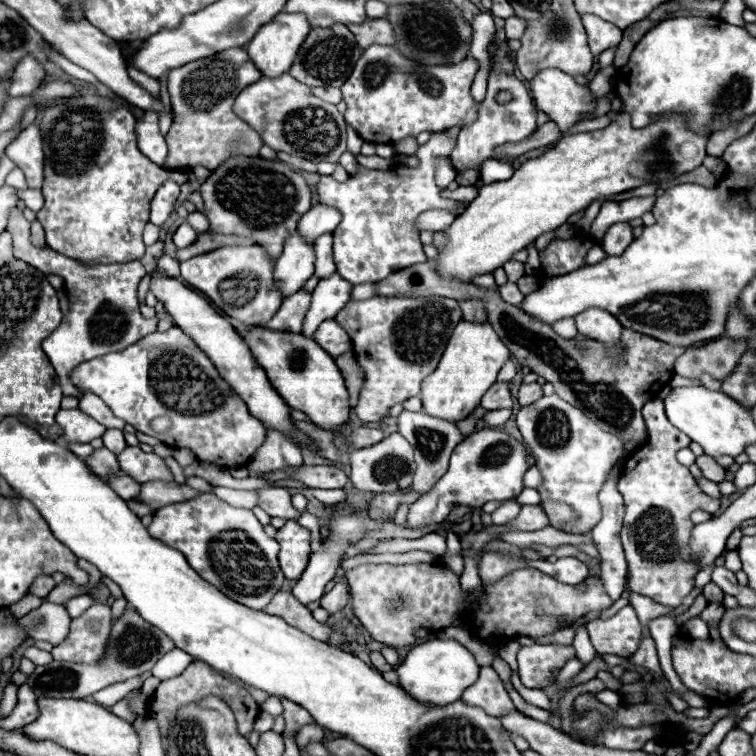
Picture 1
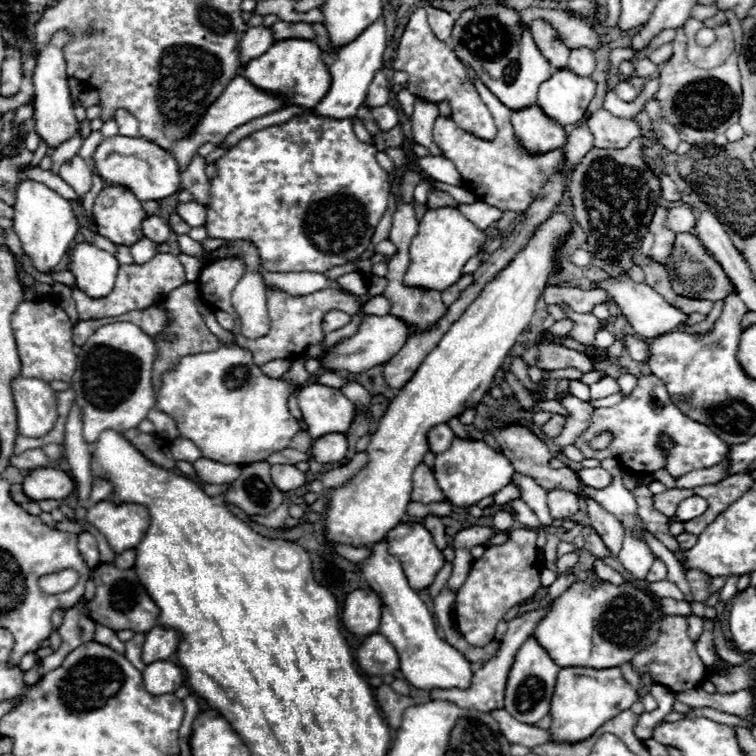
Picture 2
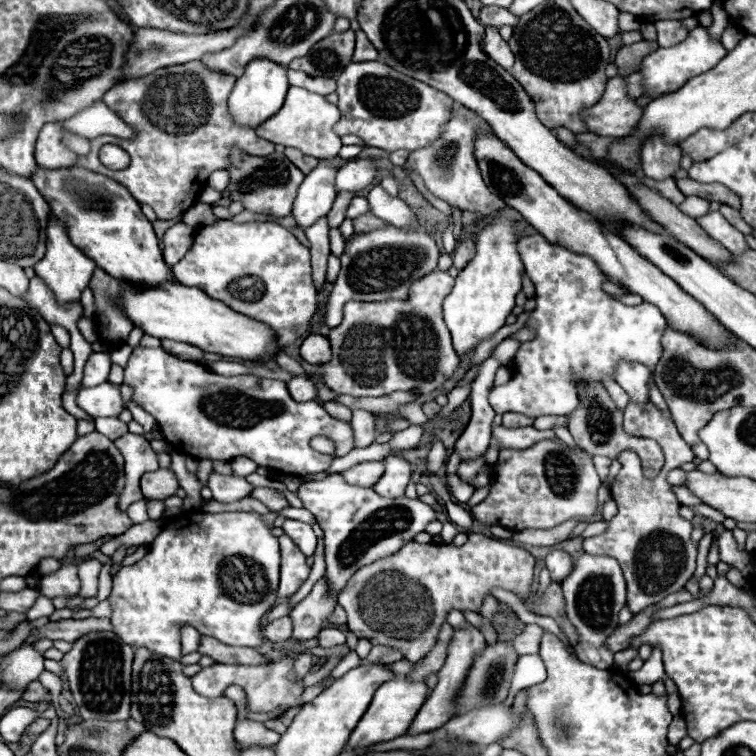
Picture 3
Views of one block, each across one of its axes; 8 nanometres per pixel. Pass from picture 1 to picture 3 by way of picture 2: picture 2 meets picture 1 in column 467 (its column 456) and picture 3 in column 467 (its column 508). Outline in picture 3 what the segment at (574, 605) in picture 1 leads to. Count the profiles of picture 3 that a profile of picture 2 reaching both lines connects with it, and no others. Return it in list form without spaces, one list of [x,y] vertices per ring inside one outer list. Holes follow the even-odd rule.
[[[470,532],[464,546],[450,546],[450,544],[418,544],[408,542],[402,546],[400,552],[394,556],[382,558],[374,564],[360,568],[344,592],[338,596],[338,604],[348,614],[348,628],[358,638],[368,638],[372,644],[382,644],[390,648],[398,648],[410,662],[418,662],[434,644],[438,630],[448,614],[448,610],[478,610],[484,596],[490,594],[492,588],[504,588],[514,592],[518,598],[528,600],[532,596],[532,572],[534,572],[534,558],[514,544],[504,540],[486,538],[484,534]]]

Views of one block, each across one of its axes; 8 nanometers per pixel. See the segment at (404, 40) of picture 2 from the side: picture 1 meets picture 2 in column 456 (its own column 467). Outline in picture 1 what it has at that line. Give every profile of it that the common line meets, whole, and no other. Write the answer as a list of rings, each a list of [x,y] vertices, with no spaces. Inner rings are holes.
[[[370,46],[342,86],[346,124],[352,126],[360,138],[374,144],[396,144],[406,138],[416,138],[422,132],[444,132],[454,126],[468,126],[468,122],[476,120],[476,110],[480,108],[470,94],[476,72],[478,62],[470,56],[452,66],[420,66],[408,62],[408,58],[392,46]]]

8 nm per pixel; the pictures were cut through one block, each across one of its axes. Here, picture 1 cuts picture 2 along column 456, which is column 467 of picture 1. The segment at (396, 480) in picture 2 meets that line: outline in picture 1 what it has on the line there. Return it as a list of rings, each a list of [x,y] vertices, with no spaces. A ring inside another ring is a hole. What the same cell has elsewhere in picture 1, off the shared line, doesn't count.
[[[462,318],[452,332],[452,338],[448,340],[438,368],[422,382],[420,398],[424,412],[448,422],[460,422],[468,418],[480,404],[480,398],[496,382],[496,376],[508,358],[508,348],[504,346],[504,342],[500,342],[500,336],[492,330],[492,324],[488,320],[468,322]]]

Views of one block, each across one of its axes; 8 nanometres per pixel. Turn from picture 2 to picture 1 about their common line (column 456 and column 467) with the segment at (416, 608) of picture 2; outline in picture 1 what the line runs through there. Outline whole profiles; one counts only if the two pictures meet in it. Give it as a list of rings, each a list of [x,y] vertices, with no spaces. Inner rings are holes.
[[[430,640],[420,646],[414,646],[404,662],[396,668],[398,686],[420,704],[452,704],[460,700],[462,692],[472,686],[478,678],[480,666],[472,654],[454,640]]]

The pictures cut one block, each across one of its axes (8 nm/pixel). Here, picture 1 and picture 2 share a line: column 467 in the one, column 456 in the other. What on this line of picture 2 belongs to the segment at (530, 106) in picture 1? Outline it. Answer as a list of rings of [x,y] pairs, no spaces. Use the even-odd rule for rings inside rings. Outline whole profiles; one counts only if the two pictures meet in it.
[[[468,68],[470,78],[474,78],[476,88],[480,90],[482,102],[488,104],[490,112],[494,114],[498,134],[494,140],[480,140],[466,130],[458,128],[452,120],[446,120],[438,116],[438,122],[434,124],[434,142],[444,150],[444,156],[450,158],[450,162],[458,168],[464,186],[478,198],[484,200],[490,206],[500,208],[502,212],[512,210],[512,212],[526,212],[530,204],[540,196],[542,186],[548,182],[552,174],[556,174],[562,164],[564,164],[564,148],[550,150],[544,154],[530,156],[514,136],[514,128],[510,122],[512,110],[498,102],[498,98],[478,80],[478,76]]]

